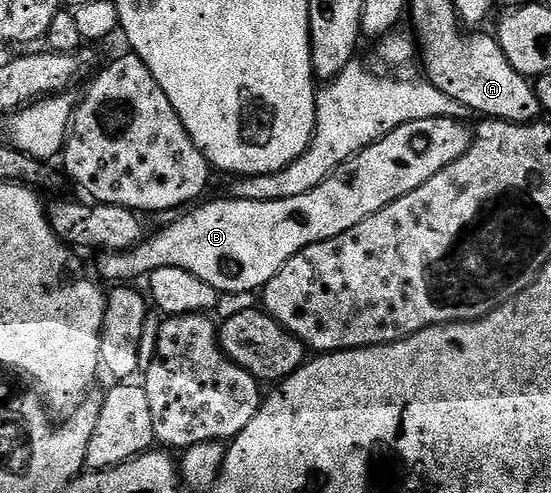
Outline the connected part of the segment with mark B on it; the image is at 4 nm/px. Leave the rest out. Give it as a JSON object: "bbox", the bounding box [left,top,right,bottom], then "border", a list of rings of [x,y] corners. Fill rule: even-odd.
{"bbox":[98,117,473,296],"border":[[[445,117],[409,121],[409,125],[401,125],[397,129],[393,129],[393,133],[381,137],[373,145],[369,145],[361,153],[357,153],[352,159],[342,163],[329,177],[325,177],[325,181],[321,181],[321,185],[317,185],[317,189],[313,189],[309,193],[301,193],[301,197],[285,197],[281,201],[253,201],[252,199],[224,197],[224,199],[215,199],[212,203],[207,203],[208,201],[202,202],[192,209],[184,210],[182,214],[175,217],[180,217],[180,219],[175,219],[168,227],[161,228],[152,239],[151,236],[144,238],[143,242],[138,243],[136,247],[130,247],[127,251],[113,251],[100,254],[98,256],[99,271],[107,279],[119,279],[115,281],[135,281],[131,279],[139,279],[142,275],[143,278],[150,277],[157,269],[172,267],[173,269],[185,269],[185,273],[193,273],[193,277],[201,277],[201,281],[205,281],[205,285],[209,285],[214,291],[220,292],[224,296],[247,295],[250,291],[255,291],[255,293],[262,292],[263,286],[269,281],[273,281],[273,277],[277,277],[277,273],[280,269],[285,266],[290,259],[297,257],[297,253],[301,253],[301,249],[305,249],[317,241],[329,241],[333,237],[341,237],[341,233],[349,233],[349,229],[353,229],[353,225],[361,225],[361,221],[365,221],[365,217],[373,217],[373,213],[385,209],[385,205],[393,205],[393,201],[405,197],[405,193],[413,193],[413,189],[425,185],[425,181],[429,181],[429,177],[437,177],[437,173],[441,173],[441,169],[445,169],[445,165],[453,165],[453,161],[460,159],[471,147],[473,131],[470,126],[467,128],[465,124],[466,122],[458,119],[446,119]]]}

